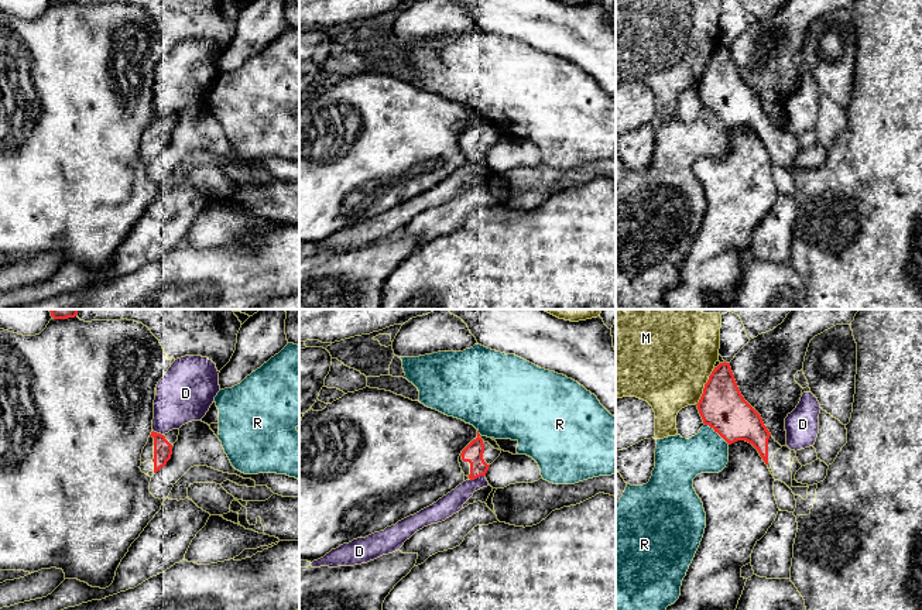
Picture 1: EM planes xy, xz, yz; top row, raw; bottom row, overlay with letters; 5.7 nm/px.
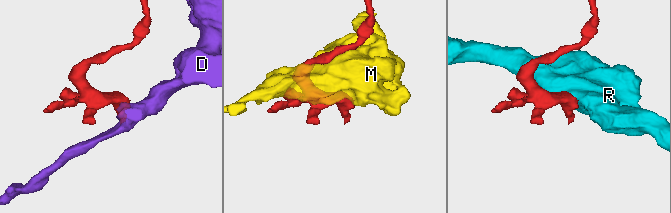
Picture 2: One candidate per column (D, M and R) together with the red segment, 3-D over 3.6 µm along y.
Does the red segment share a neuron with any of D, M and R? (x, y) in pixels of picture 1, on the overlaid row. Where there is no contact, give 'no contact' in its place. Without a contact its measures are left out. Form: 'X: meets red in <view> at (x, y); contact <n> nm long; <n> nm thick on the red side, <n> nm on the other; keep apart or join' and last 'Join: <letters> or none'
D: meets red in xz at (477, 476); contact 90 nm long; 110 nm thick on the red side, 120 nm on the other; keep apart
M: meets red in yz at (705, 387); contact 220 nm long; 260 nm thick on the red side, 480 nm on the other; keep apart
R: meets red in yz at (717, 432); contact 180 nm long; 260 nm thick on the red side, 240 nm on the other; keep apart
Join: none

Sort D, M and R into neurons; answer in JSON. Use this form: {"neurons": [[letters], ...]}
{"neurons": [["D"], ["M"], ["R"]]}

